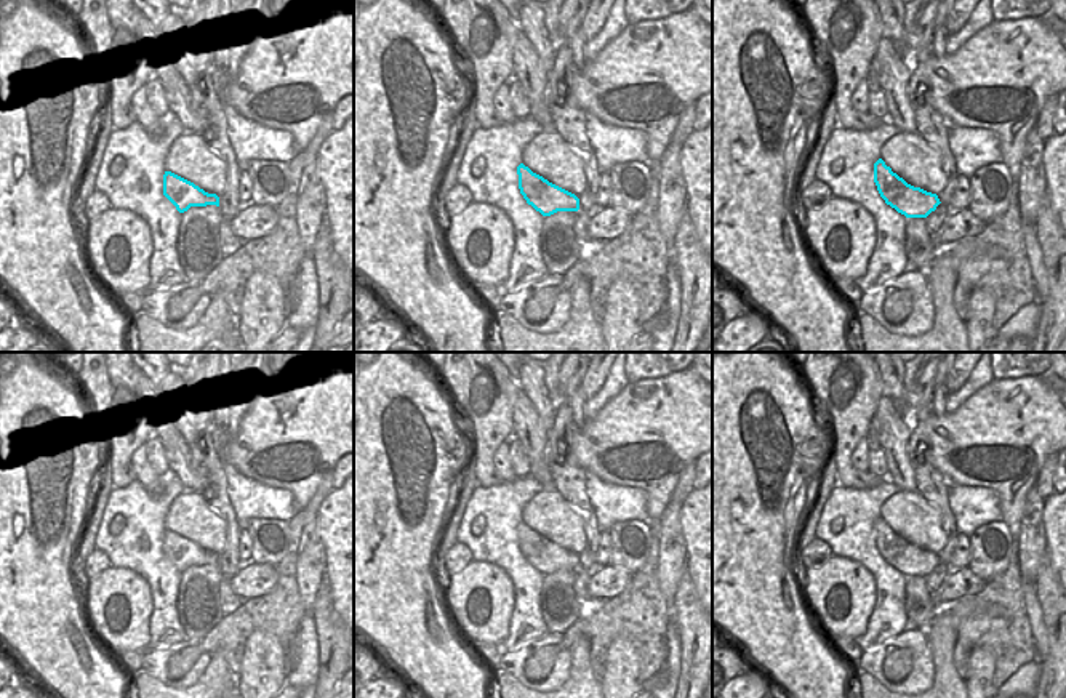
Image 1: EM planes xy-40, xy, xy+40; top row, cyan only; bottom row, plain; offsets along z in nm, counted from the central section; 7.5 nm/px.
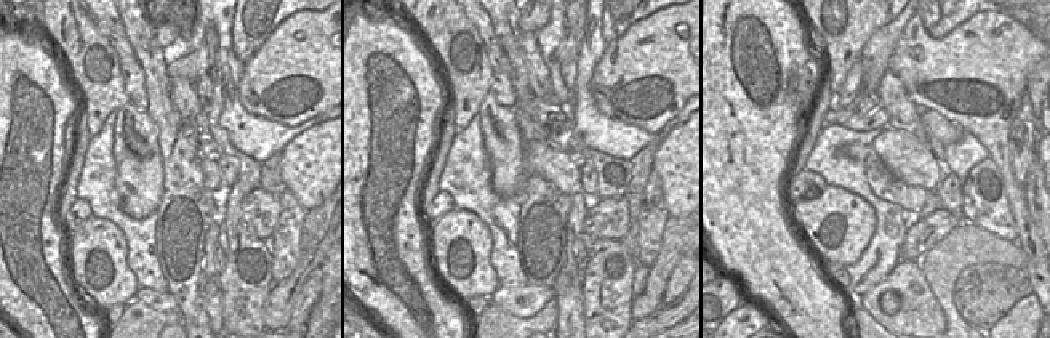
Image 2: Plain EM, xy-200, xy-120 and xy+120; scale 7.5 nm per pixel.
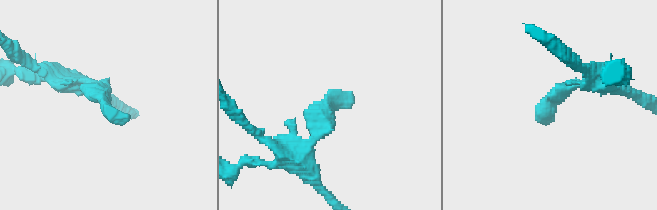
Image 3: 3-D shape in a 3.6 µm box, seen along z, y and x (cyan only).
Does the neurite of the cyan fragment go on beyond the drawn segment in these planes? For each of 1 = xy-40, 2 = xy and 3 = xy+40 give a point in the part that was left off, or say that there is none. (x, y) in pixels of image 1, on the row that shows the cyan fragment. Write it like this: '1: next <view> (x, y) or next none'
1: next none
2: next none
3: next none

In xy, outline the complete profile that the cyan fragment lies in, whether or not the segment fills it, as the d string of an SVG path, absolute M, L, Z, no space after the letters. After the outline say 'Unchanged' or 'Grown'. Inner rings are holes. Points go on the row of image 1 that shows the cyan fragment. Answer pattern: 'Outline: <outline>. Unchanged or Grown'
Outline: M523 163L517 166L517 174L520 194L543 216L579 210L579 199L575 194L549 183Z. Unchanged

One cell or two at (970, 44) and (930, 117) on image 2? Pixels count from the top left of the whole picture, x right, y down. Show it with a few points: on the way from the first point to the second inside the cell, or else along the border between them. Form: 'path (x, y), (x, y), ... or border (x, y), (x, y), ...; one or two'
border (921, 108), (940, 112), (964, 130); two

